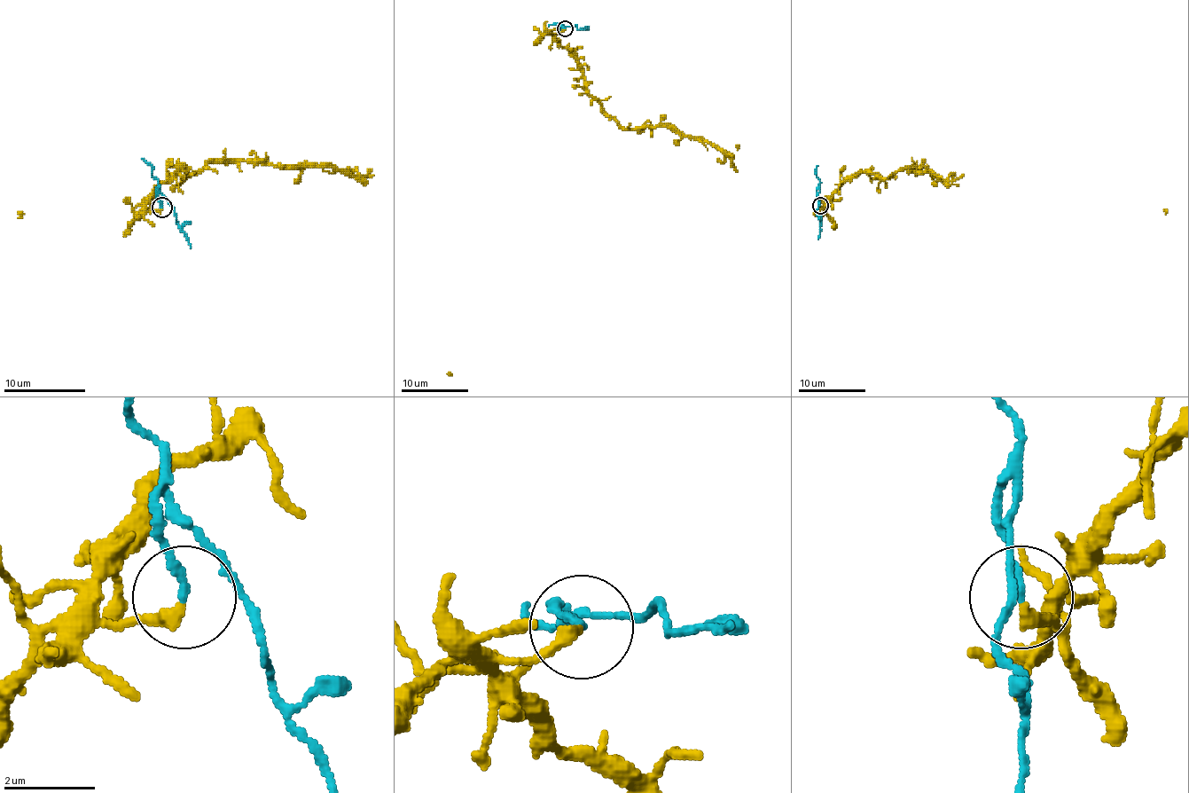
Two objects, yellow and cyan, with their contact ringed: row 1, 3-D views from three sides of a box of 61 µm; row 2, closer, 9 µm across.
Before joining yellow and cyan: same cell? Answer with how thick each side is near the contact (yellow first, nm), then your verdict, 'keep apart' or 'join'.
300 nm thick on the yellow side, 180 nm on the other; keep apart

